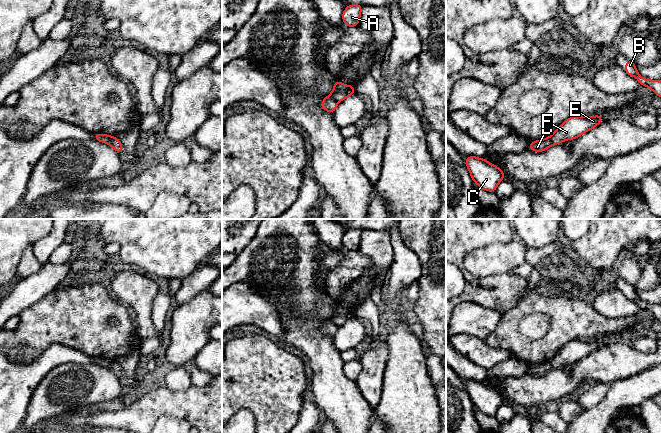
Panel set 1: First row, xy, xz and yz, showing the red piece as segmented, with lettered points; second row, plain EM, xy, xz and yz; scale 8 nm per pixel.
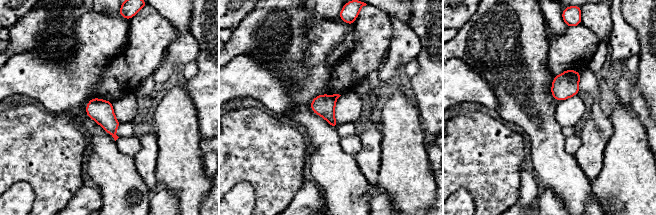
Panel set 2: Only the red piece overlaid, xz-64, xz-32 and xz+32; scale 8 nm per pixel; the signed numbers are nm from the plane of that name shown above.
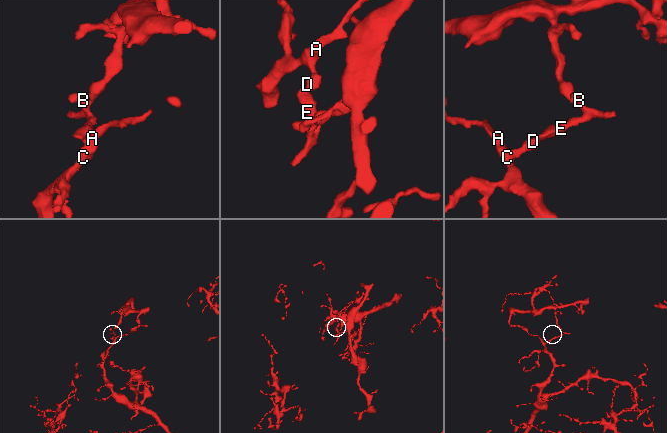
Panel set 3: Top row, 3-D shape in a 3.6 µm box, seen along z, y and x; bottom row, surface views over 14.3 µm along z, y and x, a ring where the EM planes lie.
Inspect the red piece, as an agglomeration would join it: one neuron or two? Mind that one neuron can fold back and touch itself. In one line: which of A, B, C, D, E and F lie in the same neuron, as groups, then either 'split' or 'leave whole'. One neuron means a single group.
groups A C D / B E F; split

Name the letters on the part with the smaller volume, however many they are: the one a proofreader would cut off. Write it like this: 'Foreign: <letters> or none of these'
Foreign: B, E, F

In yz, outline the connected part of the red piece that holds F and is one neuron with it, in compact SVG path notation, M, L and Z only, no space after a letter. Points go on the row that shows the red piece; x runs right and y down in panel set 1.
M604 114L570 117L555 130L549 139L553 145L560 144L565 140L574 140L602 123L603 116Z

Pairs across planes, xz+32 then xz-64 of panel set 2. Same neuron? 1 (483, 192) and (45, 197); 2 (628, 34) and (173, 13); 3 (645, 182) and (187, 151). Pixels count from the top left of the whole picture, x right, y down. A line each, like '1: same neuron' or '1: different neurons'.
1: same neuron
2: different neurons
3: same neuron

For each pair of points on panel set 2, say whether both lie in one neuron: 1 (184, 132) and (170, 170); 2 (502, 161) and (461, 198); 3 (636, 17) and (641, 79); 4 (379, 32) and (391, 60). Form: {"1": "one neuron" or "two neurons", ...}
{"1": "one neuron", "2": "two neurons", "3": "one neuron", "4": "two neurons"}

